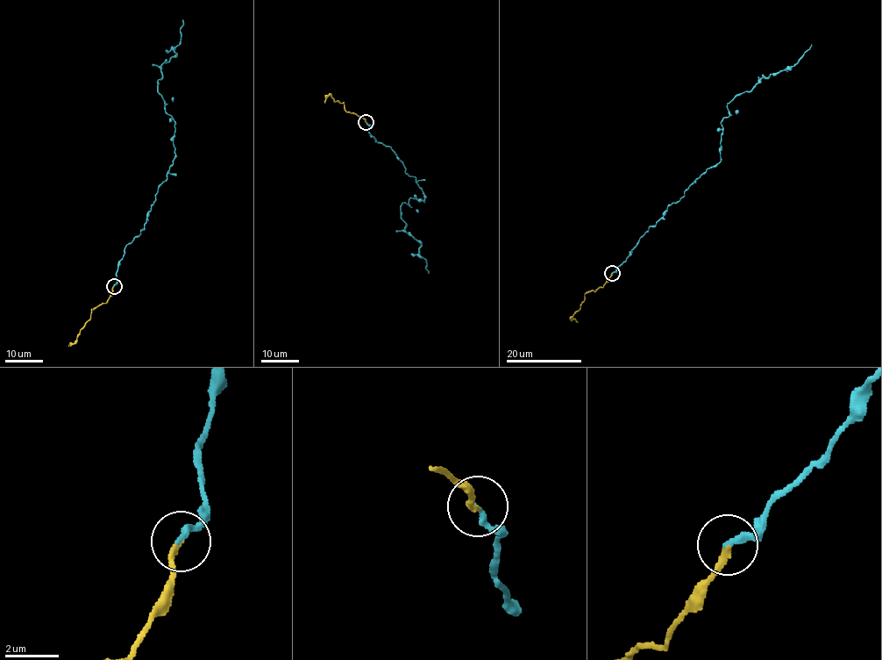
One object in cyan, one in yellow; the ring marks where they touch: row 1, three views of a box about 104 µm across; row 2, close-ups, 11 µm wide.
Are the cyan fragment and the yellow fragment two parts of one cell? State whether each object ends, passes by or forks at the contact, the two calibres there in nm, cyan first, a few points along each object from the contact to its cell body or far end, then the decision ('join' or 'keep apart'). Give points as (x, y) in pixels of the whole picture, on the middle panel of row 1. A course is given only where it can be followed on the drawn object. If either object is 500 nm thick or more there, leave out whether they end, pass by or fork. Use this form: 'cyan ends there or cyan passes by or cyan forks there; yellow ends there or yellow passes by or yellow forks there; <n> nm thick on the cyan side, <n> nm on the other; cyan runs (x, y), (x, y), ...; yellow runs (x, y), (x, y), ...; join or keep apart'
cyan ends there; yellow ends there; 240 nm thick on the cyan side, 220 nm on the other; cyan runs (366, 121), (423, 190), (423, 201), (411, 197), (400, 211), (428, 273); yellow runs (366, 121), (359, 115), (347, 112), (343, 102), (335, 102), (330, 95), (324, 103); join

